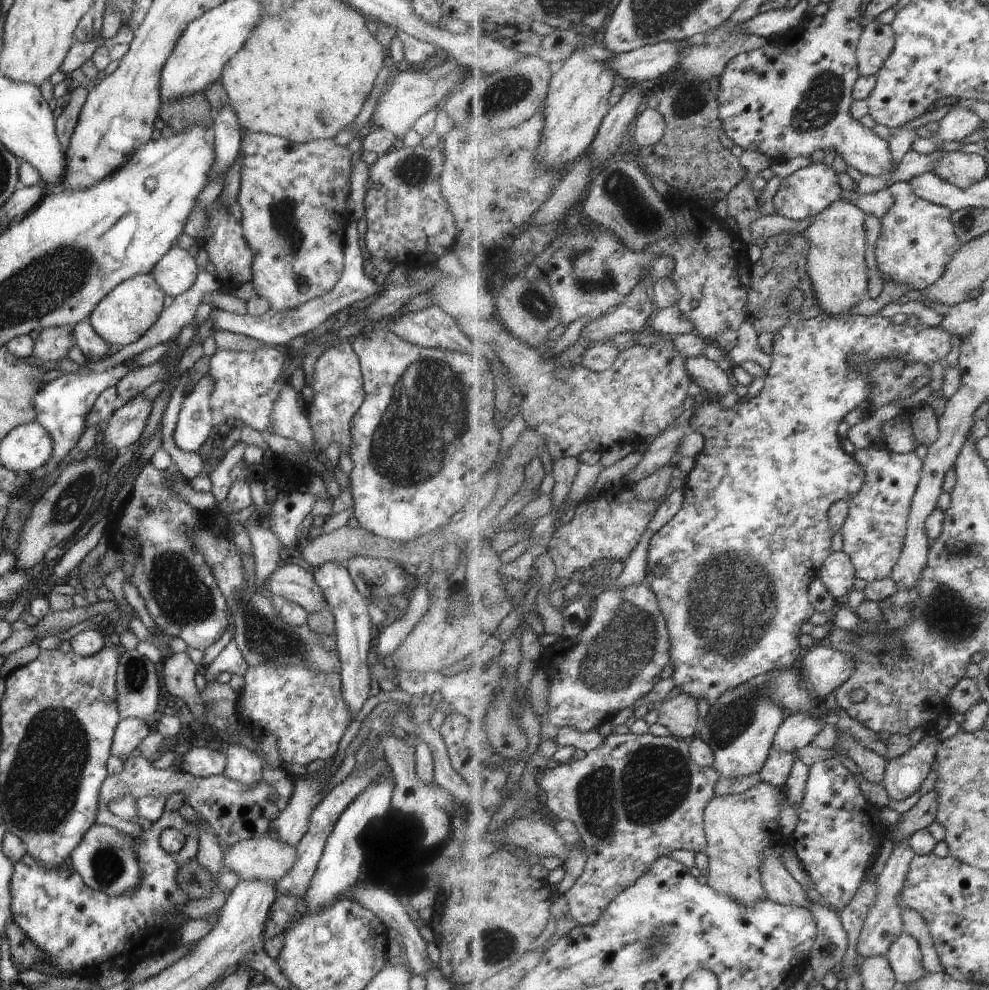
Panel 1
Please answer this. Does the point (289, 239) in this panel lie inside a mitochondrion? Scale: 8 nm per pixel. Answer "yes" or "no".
yes

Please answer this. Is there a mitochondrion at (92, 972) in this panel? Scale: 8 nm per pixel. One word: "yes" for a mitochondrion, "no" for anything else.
no

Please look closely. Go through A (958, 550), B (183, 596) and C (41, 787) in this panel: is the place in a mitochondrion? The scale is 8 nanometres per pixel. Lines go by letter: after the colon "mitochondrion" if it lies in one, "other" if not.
A: mitochondrion
B: mitochondrion
C: mitochondrion

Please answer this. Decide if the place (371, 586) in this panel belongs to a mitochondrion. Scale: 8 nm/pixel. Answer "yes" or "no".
no

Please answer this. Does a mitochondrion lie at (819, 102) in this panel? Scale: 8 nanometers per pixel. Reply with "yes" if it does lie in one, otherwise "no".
yes

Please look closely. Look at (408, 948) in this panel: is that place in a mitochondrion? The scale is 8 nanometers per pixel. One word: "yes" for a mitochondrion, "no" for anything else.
no

